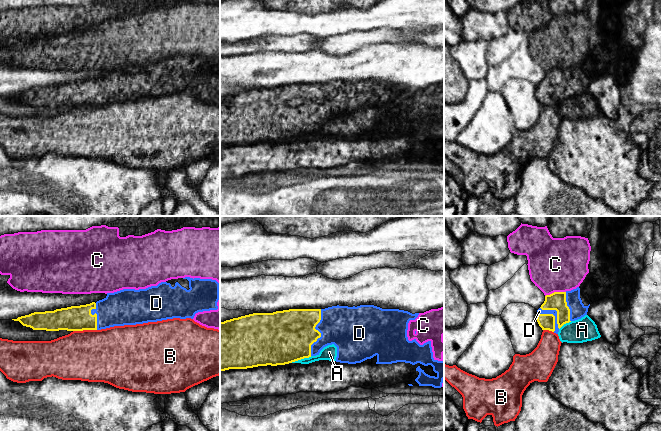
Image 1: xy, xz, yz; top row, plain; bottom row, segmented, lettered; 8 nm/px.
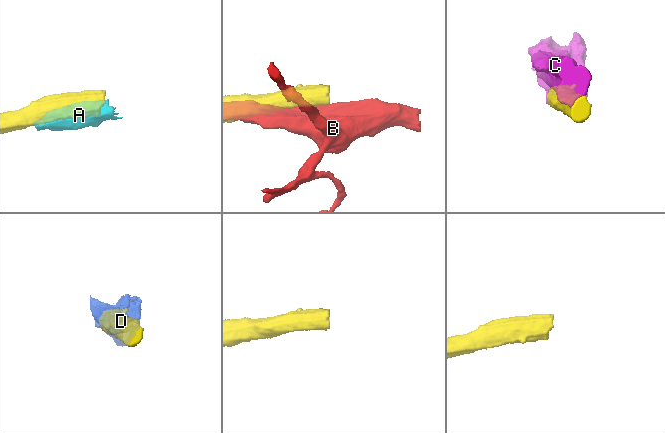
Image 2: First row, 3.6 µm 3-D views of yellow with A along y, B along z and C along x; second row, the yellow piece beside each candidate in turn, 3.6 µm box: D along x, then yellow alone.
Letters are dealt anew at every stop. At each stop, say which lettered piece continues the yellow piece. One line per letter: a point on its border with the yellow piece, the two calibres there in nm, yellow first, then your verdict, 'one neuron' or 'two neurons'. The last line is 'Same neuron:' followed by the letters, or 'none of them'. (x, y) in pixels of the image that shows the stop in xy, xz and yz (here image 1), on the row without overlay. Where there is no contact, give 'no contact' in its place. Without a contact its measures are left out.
A: meets yellow in xz at (301, 134); 440 nm thick on the yellow side, 120 nm on the other; two neurons
B: meets yellow in xy at (84, 105); 200 nm thick on the yellow side, 420 nm on the other; two neurons
C: meets yellow in yz at (555, 68); 140 nm thick on the yellow side, 440 nm on the other; two neurons
D: meets yellow in yz at (557, 89); 140 nm thick on the yellow side, 50 nm on the other; one neuron
Same neuron: D

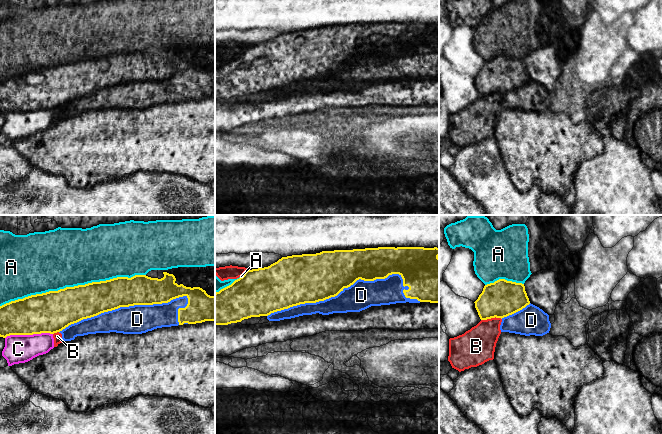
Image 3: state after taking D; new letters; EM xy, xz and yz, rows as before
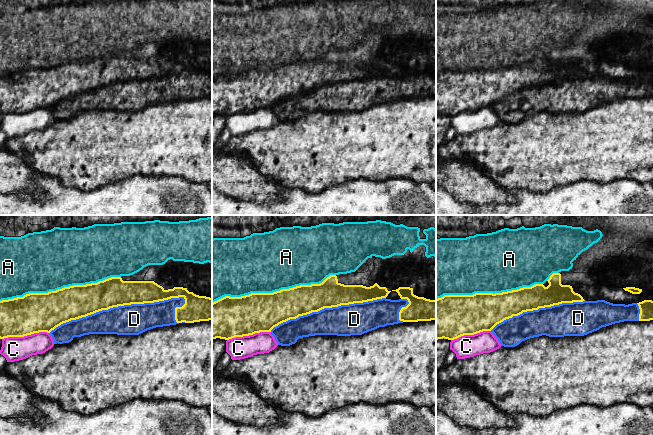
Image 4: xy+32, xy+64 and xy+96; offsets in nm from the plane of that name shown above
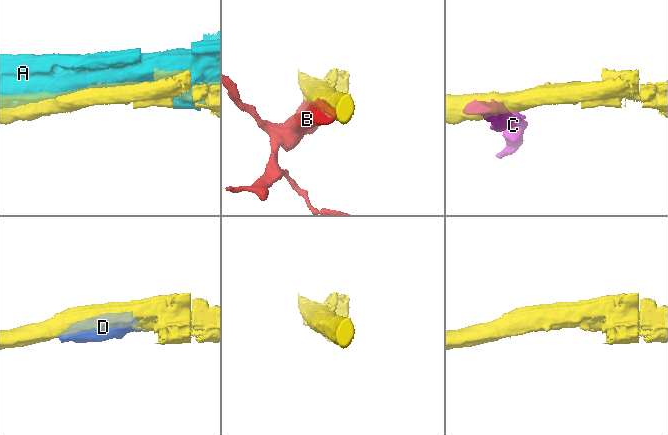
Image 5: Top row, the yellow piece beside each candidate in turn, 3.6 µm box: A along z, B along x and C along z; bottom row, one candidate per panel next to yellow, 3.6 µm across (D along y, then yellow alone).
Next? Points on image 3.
A: meets yellow in xy at (72, 63); 320 nm thick on the yellow side, 480 nm on the other; two neurons
B: meets yellow in yz at (491, 93); 300 nm thick on the yellow side, 280 nm on the other; two neurons
C: meets yellow in xy at (28, 110); 320 nm thick on the yellow side, 220 nm on the other; two neurons
D: meets yellow in xz at (351, 60); 380 nm thick on the yellow side, 220 nm on the other; two neurons
Same neuron: none of them

